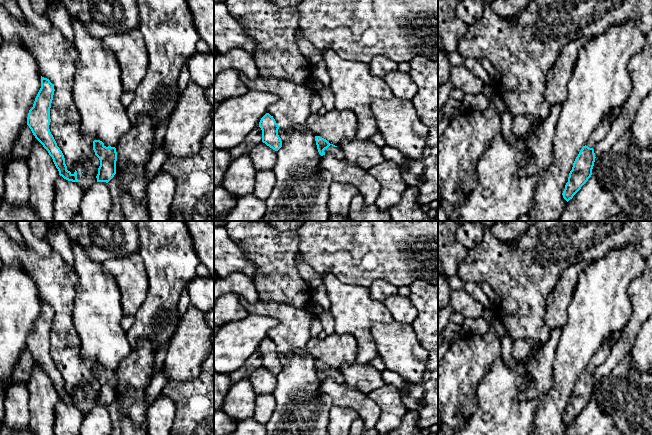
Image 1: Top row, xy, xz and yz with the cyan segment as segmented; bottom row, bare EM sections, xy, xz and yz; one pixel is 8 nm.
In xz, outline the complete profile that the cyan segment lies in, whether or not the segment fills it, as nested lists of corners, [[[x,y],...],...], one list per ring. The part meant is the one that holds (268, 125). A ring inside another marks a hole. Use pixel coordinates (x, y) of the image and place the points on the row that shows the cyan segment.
[[[266,113],[259,122],[259,127],[262,130],[262,142],[275,151],[282,147],[281,138],[278,135],[279,126],[273,116]]]

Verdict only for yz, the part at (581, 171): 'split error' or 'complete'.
split error

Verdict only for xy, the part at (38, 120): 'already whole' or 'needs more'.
already whole

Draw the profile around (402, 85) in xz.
[[[398,70],[387,74],[383,79],[397,99],[412,100],[418,92],[418,86],[413,81],[409,72]]]

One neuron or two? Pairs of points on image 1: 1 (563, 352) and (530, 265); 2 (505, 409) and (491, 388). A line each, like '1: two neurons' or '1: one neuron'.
1: two neurons
2: one neuron

